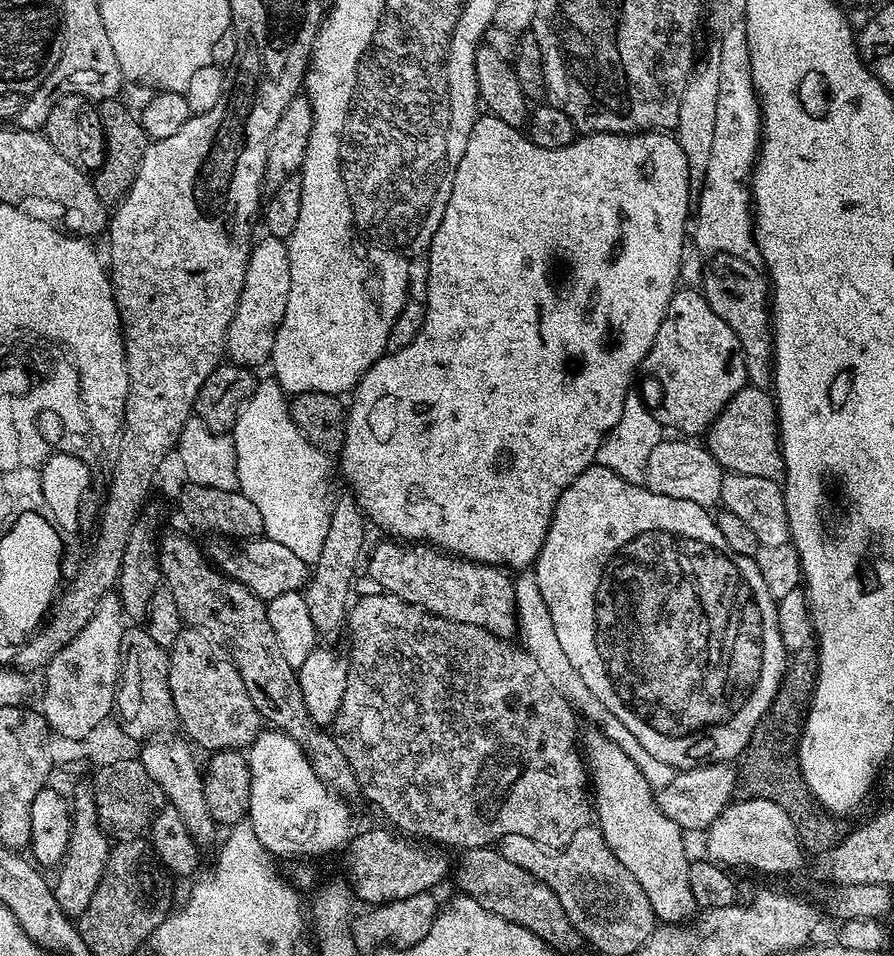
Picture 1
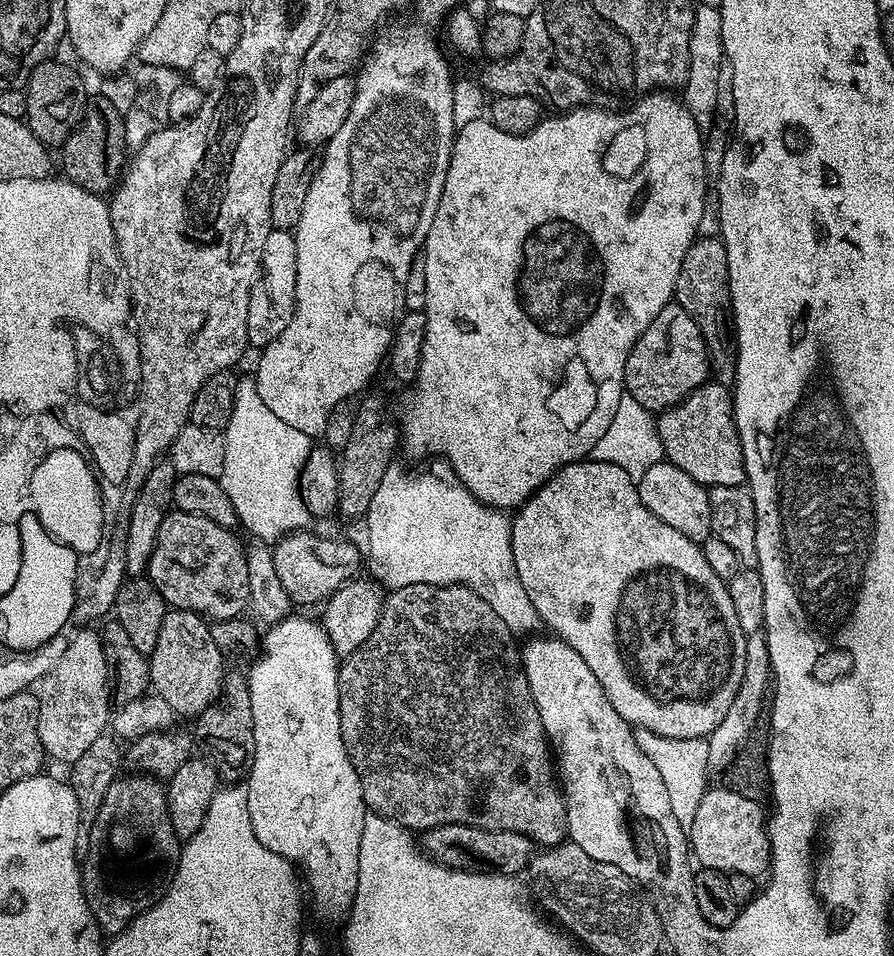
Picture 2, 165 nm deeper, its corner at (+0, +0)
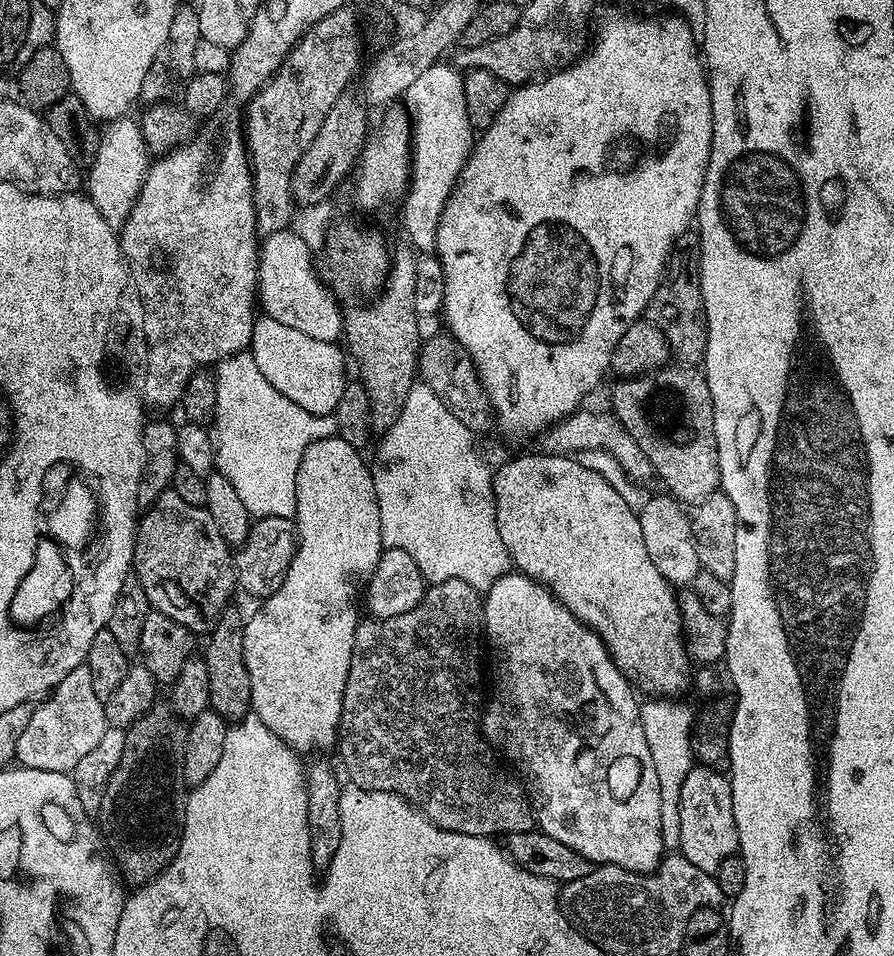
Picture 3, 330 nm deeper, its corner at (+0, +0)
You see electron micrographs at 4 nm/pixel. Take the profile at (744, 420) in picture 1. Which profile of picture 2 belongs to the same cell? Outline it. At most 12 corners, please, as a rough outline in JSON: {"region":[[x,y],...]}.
{"region":[[705,382],[656,420],[663,459],[741,486],[729,385]]}

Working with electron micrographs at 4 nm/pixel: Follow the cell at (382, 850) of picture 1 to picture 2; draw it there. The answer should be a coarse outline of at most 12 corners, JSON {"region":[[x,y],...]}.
{"region":[[447,824],[425,856],[459,872],[521,875],[534,845],[517,832]]}

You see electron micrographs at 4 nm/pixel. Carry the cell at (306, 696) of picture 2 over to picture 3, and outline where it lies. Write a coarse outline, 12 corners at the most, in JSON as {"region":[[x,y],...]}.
{"region":[[369,461],[296,475],[296,553],[247,617],[251,711],[337,743],[356,584],[384,551]]}

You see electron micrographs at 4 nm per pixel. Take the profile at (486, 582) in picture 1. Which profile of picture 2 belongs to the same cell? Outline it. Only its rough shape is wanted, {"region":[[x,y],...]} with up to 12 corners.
{"region":[[312,530],[275,541],[293,605],[327,601],[362,560]]}

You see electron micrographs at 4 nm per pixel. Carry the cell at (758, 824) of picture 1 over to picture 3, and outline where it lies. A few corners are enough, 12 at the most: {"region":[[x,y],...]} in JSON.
{"region":[[703,766],[680,787],[679,855],[715,873],[737,855],[732,781]]}

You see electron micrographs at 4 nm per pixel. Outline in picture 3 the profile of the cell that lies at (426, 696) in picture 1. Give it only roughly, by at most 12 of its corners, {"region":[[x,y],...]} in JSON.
{"region":[[482,596],[357,623],[338,749],[447,832],[533,831],[484,739]]}

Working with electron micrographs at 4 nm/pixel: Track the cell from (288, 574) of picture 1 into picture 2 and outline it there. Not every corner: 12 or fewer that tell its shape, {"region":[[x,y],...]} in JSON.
{"region":[[169,511],[146,573],[172,610],[221,619],[243,597],[245,545]]}

